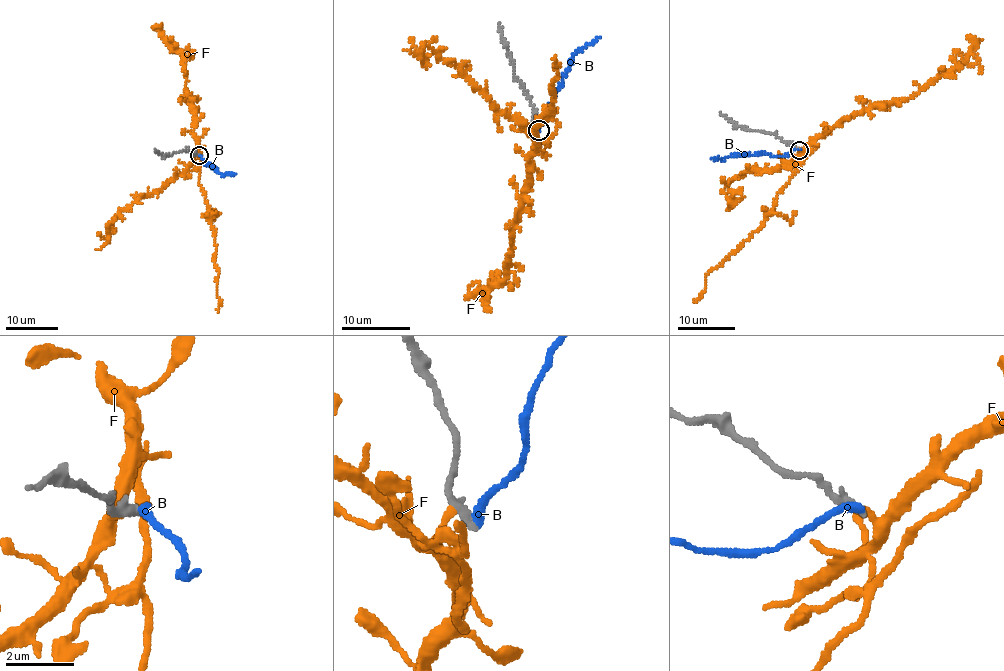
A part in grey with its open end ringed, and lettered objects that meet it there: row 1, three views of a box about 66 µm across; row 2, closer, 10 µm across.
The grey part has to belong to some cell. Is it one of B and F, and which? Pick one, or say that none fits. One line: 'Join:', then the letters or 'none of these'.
Join: none of these

